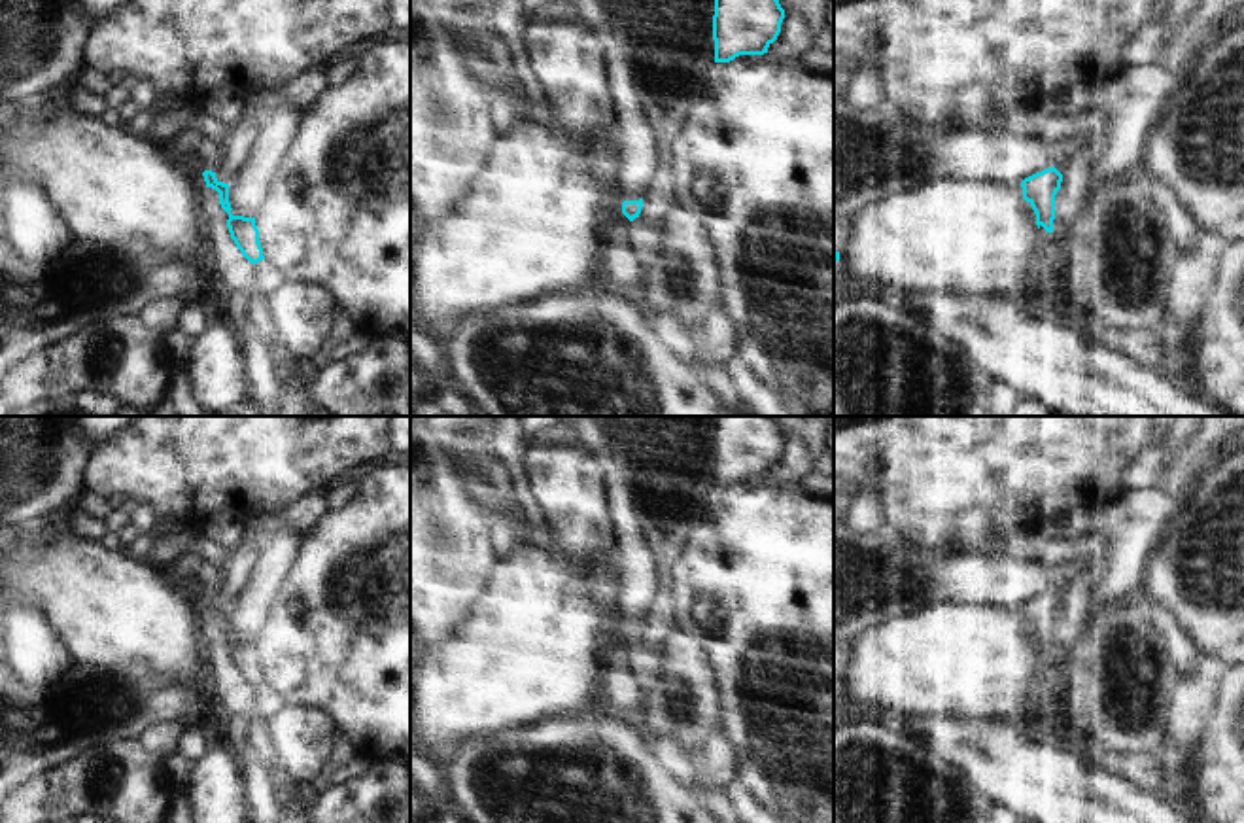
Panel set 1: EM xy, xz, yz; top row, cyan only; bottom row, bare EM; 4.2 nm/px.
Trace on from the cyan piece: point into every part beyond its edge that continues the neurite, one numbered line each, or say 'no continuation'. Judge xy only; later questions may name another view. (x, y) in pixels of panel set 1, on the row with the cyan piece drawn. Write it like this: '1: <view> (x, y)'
1: xy (208, 154)

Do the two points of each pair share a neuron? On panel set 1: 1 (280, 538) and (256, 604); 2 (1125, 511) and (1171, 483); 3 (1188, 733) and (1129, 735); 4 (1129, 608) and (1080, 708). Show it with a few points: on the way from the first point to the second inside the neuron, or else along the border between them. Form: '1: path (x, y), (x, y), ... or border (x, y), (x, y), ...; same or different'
1: path (276, 555), (263, 587); same
2: border (1159, 487), (1178, 500); different
3: border (1173, 689), (1167, 740); different
4: path (1120, 632), (1114, 663), (1106, 670), (1105, 683); same

